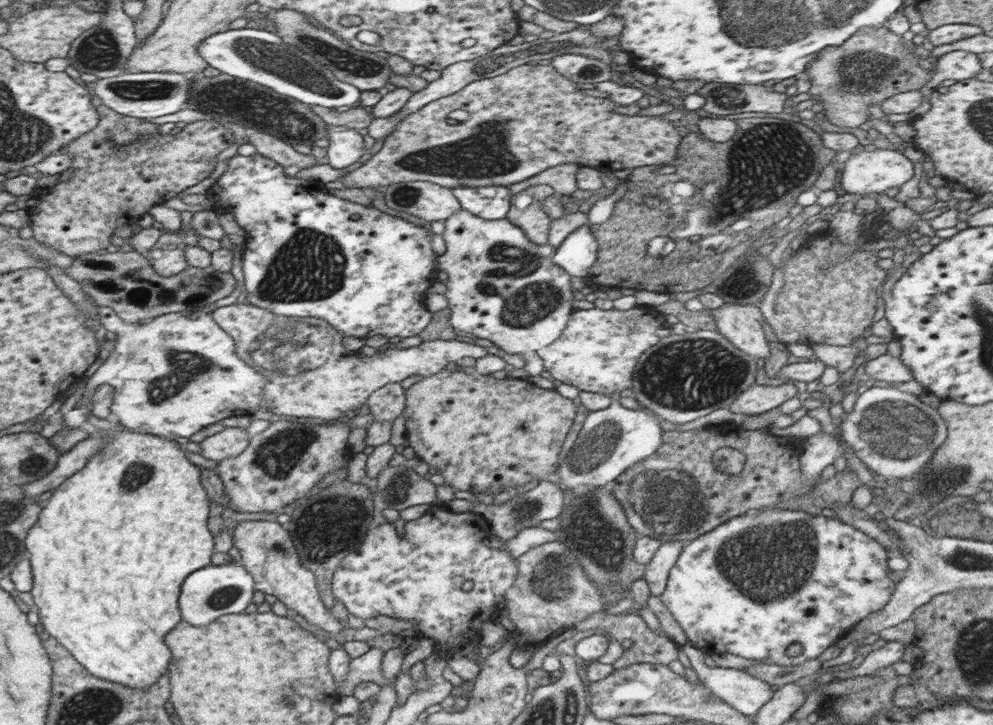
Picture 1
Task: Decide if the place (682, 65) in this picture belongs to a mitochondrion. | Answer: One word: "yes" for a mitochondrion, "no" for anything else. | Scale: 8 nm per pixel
no

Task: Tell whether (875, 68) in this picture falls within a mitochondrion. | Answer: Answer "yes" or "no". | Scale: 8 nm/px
yes

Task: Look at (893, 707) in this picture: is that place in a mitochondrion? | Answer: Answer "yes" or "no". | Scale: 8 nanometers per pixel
no

